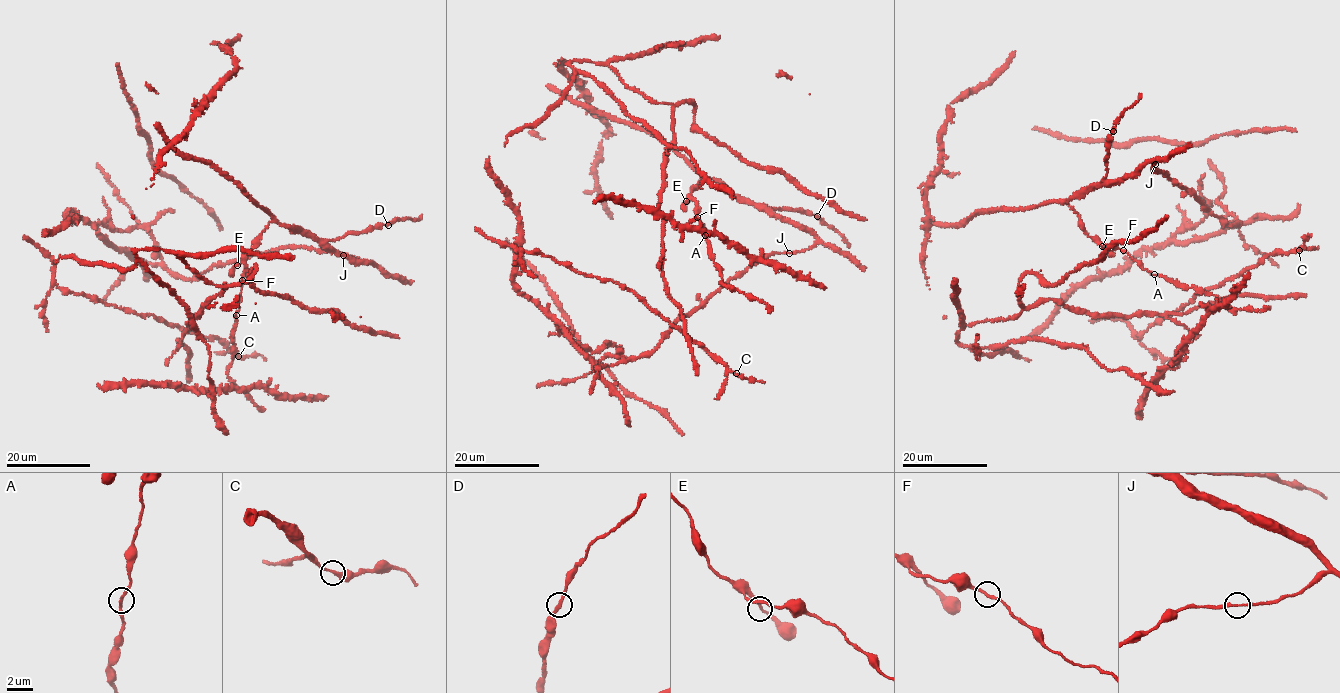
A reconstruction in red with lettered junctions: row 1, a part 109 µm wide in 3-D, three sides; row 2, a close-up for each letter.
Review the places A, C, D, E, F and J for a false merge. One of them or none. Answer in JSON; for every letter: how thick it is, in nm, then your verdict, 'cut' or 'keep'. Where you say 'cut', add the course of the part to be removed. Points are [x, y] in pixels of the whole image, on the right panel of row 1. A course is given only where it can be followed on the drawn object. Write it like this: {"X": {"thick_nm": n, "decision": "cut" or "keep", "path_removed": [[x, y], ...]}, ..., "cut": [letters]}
{"A": {"thick_nm": 190, "decision": "keep"}, "C": {"thick_nm": 240, "decision": "keep"}, "D": {"thick_nm": 240, "decision": "keep"}, "E": {"thick_nm": 200, "decision": "keep"}, "F": {"thick_nm": 240, "decision": "keep"}, "J": {"thick_nm": 180, "decision": "keep"}, "cut": []}

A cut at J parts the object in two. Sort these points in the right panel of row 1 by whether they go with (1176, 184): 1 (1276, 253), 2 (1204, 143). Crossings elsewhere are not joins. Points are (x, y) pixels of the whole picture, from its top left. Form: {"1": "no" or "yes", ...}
{"1": "no", "2": "no"}

